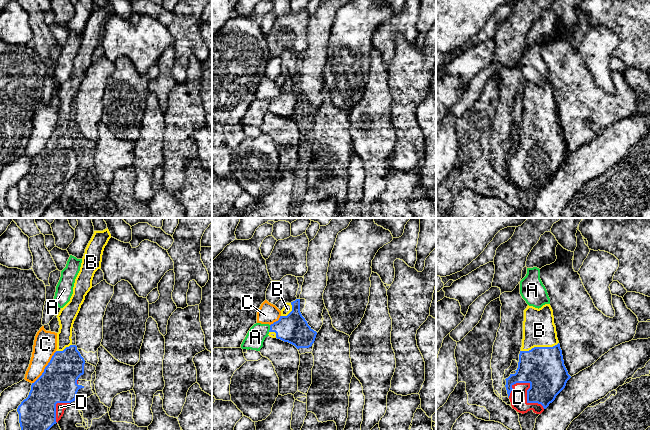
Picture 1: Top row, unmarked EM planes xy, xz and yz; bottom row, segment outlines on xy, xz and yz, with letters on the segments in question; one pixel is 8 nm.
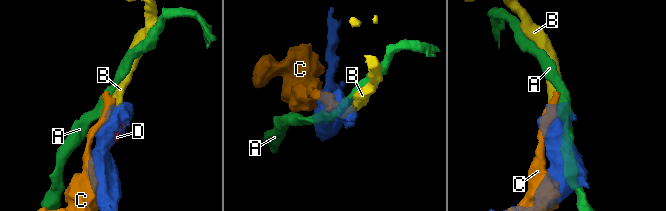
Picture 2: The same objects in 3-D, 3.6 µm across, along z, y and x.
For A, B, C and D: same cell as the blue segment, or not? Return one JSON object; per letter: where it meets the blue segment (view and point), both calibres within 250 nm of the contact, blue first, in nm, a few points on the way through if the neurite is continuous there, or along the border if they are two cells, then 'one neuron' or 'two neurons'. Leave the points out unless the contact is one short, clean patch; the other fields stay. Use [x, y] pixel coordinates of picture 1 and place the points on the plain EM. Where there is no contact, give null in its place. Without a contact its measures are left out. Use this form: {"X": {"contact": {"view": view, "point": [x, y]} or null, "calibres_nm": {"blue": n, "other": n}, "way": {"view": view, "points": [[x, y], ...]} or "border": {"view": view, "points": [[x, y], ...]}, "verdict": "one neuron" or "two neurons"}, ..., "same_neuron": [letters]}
{"A": {"contact": {"view": "xz", "point": [270, 104]}, "calibres_nm": {"blue": 240, "other": 150}, "border": {"view": "xz", "points": [[270, 101], [268, 107]]}, "verdict": "two neurons"}, "B": {"contact": {"view": "yz", "point": [539, 123]}, "calibres_nm": {"blue": 340, "other": 260}, "way": {"view": "yz", "points": [[543, 143], [540, 136], [539, 123], [539, 106]]}, "verdict": "one neuron"}, "C": {"contact": {"view": "xy", "point": [45, 143]}, "calibres_nm": {"blue": 300, "other": 190}, "verdict": "two neurons"}, "D": {"contact": {"view": "yz", "point": [527, 168]}, "calibres_nm": {"blue": 340, "other": 140}, "verdict": "one neuron"}, "same_neuron": ["B", "D"]}

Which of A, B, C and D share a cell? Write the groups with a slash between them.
A / B D / C

